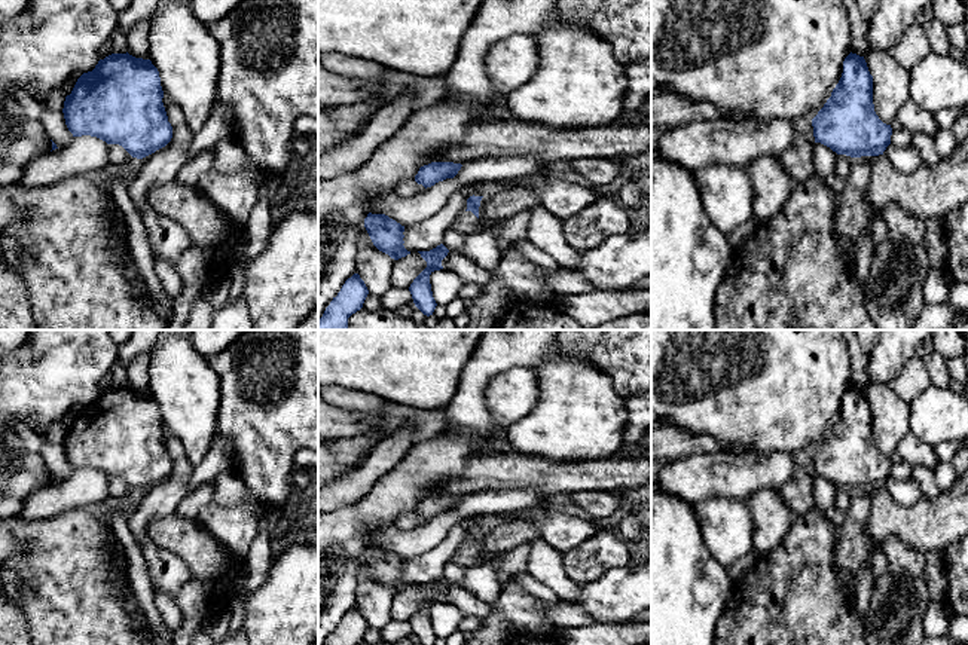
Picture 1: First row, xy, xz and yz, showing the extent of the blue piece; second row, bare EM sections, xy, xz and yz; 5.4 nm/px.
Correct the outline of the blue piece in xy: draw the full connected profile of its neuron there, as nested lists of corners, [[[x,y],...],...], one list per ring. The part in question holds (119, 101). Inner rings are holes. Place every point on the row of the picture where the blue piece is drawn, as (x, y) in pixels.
[[[112,54],[77,79],[62,113],[73,137],[97,137],[143,159],[172,138],[162,98],[159,71],[150,59]]]

